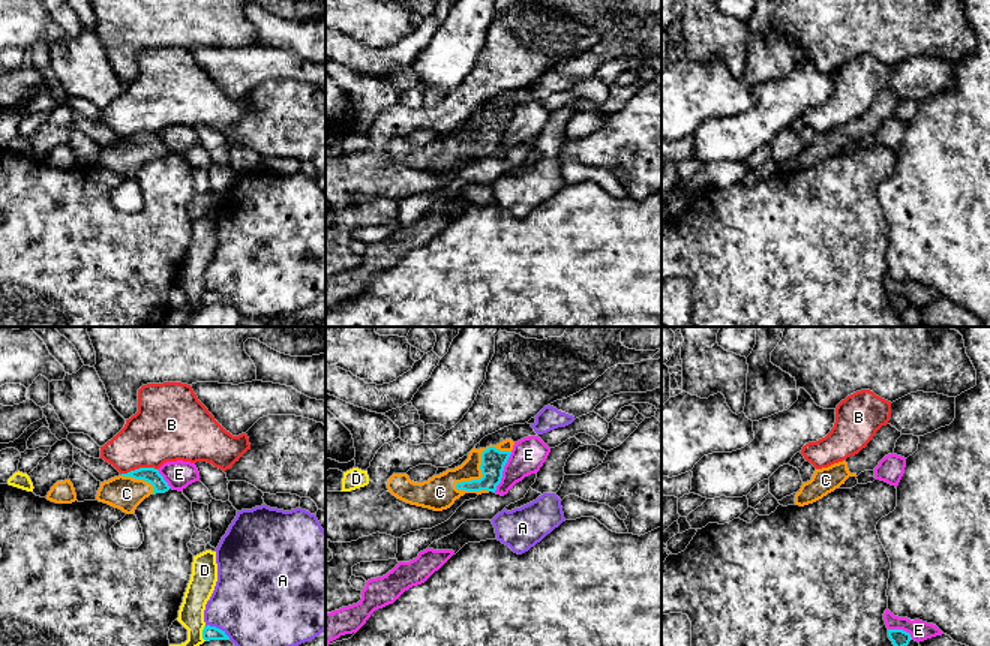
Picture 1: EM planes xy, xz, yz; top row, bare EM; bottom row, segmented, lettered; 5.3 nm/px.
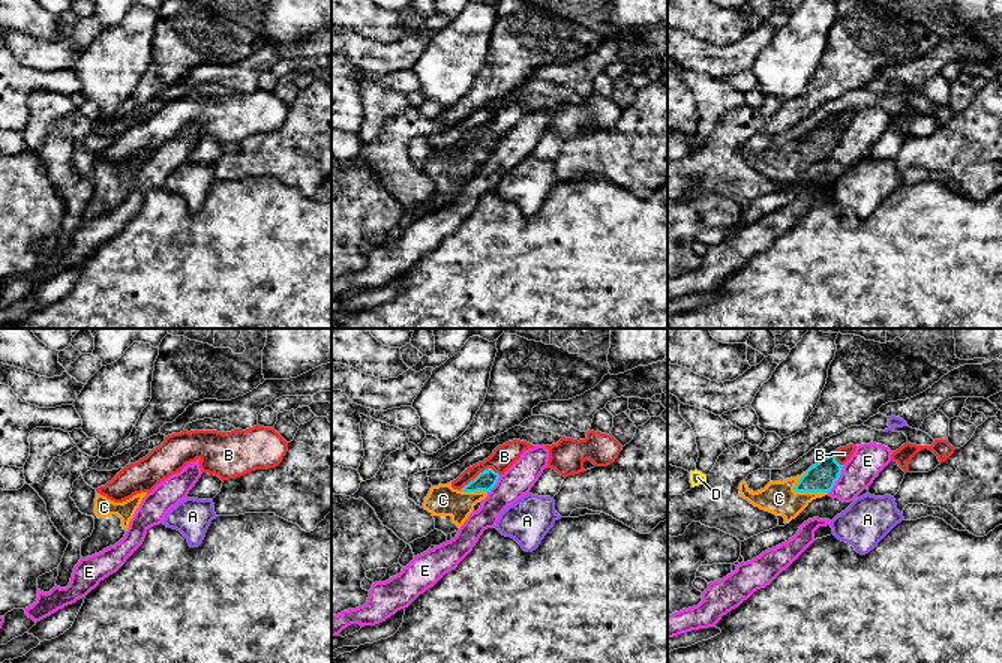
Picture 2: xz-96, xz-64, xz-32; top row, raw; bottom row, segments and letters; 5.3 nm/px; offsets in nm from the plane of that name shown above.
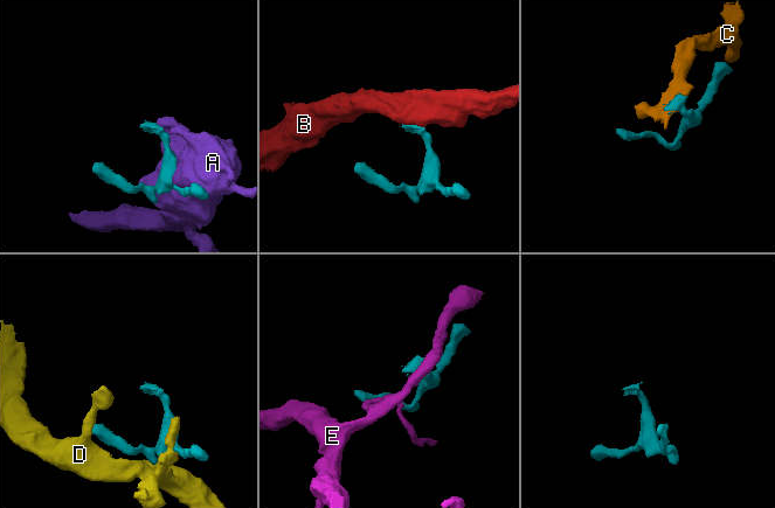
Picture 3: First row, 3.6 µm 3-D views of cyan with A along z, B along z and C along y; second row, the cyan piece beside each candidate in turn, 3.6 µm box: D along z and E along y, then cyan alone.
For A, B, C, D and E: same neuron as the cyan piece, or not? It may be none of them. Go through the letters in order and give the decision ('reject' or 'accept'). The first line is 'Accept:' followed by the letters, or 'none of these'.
Accept: C
A: reject
B: reject
C: accept
D: reject
E: reject

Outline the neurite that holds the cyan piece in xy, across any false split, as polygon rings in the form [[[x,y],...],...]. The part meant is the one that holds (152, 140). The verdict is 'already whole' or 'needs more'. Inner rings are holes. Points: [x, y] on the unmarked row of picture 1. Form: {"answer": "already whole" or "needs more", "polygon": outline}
{"answer": "needs more", "polygon": [[[140,132],[100,147],[96,163],[126,178],[134,178],[146,162],[170,153],[158,133]]]}

